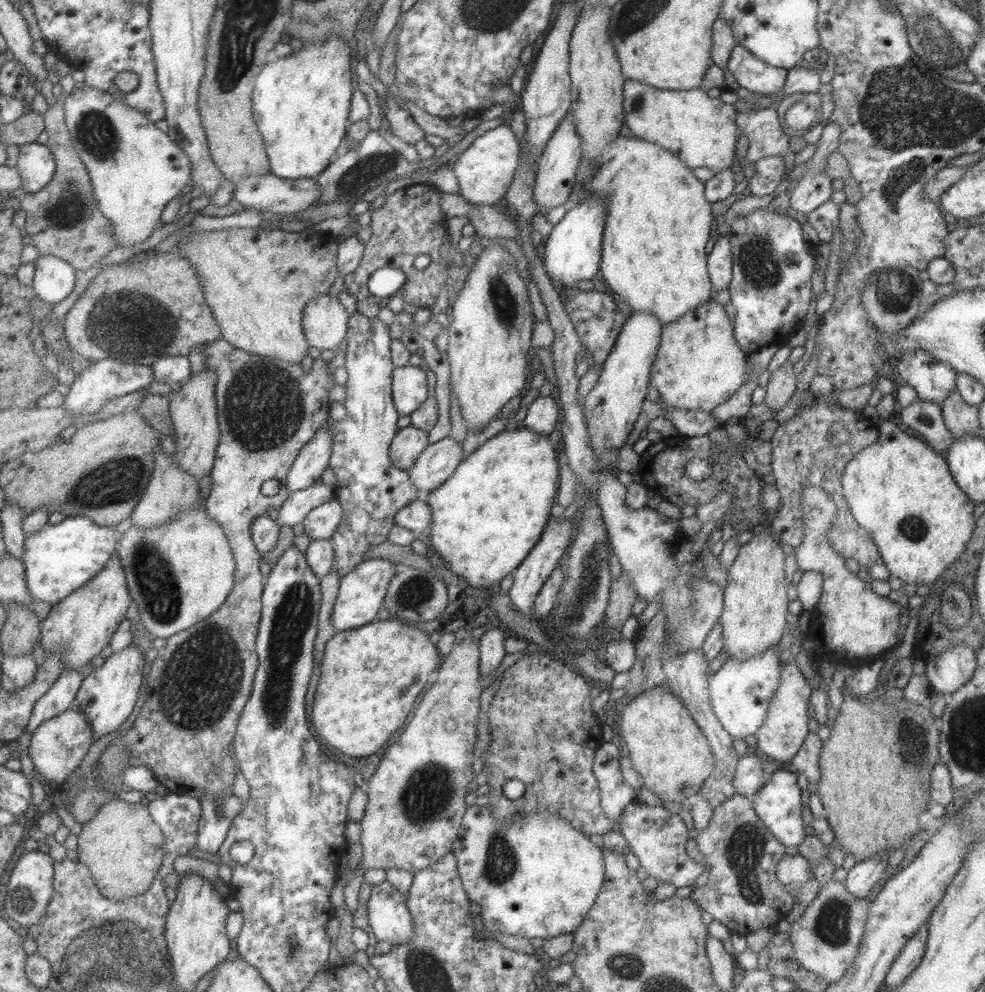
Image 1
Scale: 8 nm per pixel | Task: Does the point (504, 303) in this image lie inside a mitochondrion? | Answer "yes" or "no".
yes

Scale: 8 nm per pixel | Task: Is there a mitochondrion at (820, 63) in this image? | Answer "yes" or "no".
no

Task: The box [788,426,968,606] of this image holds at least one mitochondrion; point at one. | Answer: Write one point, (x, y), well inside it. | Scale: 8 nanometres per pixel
(914, 532)

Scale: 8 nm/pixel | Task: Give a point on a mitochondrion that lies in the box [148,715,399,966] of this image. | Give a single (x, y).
(293, 944)

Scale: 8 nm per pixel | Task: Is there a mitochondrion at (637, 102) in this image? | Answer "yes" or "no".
yes

